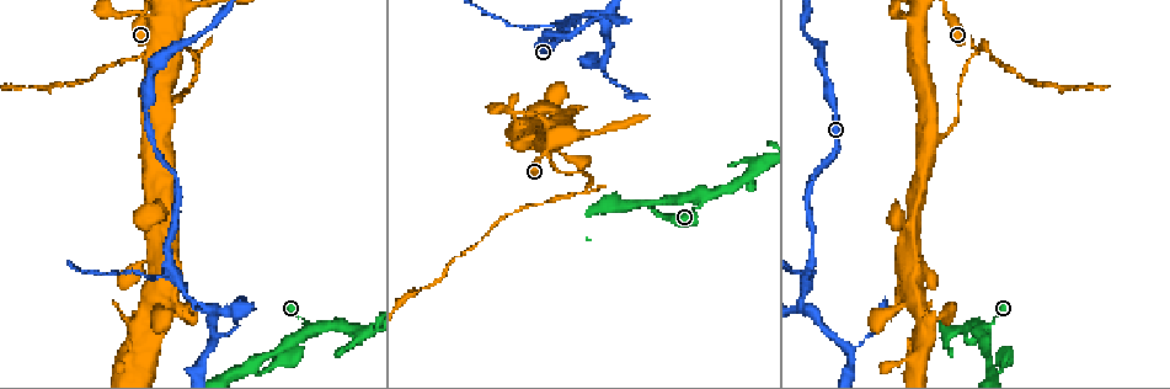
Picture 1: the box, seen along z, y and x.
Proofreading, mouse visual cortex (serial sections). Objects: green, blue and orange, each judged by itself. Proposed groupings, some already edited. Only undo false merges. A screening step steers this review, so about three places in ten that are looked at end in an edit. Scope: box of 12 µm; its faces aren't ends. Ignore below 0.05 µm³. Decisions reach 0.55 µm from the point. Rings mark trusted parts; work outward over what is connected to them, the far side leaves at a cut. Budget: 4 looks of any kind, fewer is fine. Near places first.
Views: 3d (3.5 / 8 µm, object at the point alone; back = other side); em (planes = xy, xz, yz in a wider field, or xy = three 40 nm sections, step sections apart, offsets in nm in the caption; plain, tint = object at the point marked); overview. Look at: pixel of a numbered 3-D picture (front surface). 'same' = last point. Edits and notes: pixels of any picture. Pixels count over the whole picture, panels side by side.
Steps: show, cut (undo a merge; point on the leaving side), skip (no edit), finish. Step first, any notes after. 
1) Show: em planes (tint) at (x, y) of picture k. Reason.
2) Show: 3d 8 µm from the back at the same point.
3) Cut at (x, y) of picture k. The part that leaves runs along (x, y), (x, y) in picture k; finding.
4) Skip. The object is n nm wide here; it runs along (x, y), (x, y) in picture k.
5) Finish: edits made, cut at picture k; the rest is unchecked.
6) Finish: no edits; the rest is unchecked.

Show: 3d 3.5 µm from the back at (309, 329) of picture 1.

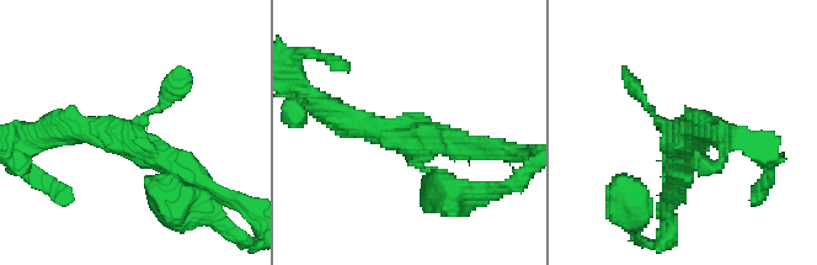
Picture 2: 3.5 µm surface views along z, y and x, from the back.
Show: em xy step 1 (tint) at (132, 139) of picture 2. Need the tissue.

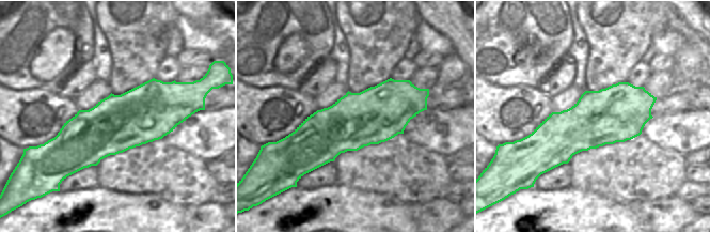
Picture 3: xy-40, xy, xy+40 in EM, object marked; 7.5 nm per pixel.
Skip. Continuous, no second cell.

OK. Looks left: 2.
Show: 3d 3.5 µm at (653, 203) of picture 1. Two arms in line, one across.

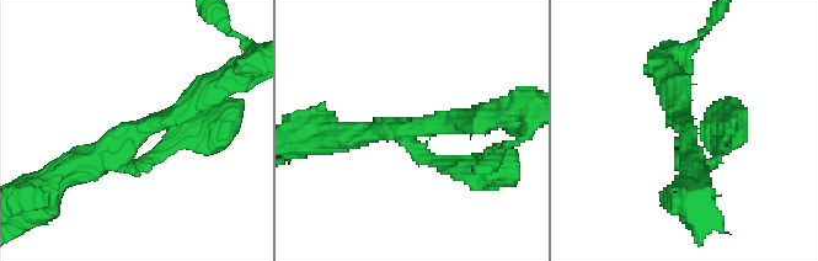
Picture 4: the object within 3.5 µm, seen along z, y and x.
Show: em xy step 1 (tint) at (403, 127) of picture 4. 3 arms meet here; the arms are 150, 200, 300 nm wide; need the tissue.

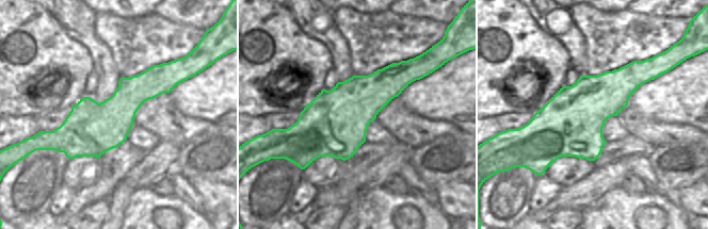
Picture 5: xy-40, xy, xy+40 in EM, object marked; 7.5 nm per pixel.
Skip. The object is 500 nm wide here; it runs along (180, 79), (53, 138) in picture 5; one cell here.

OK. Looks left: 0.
Finish: no edits; the rest is unchecked.

